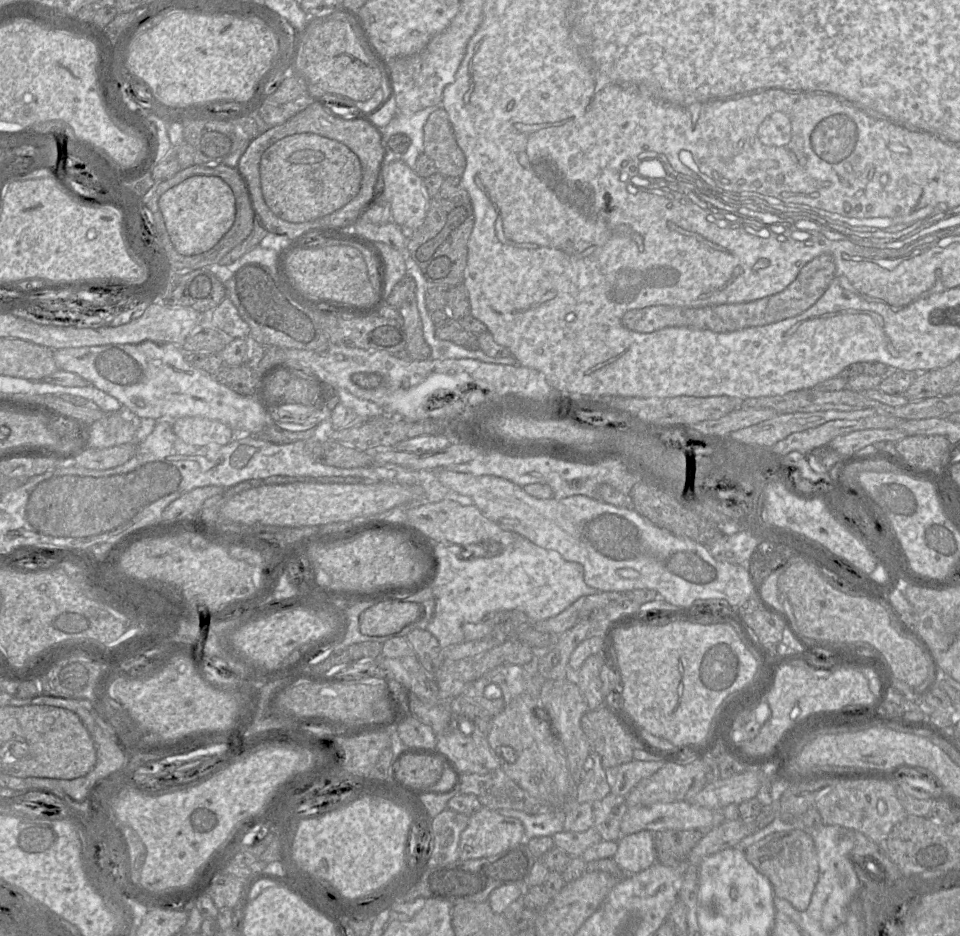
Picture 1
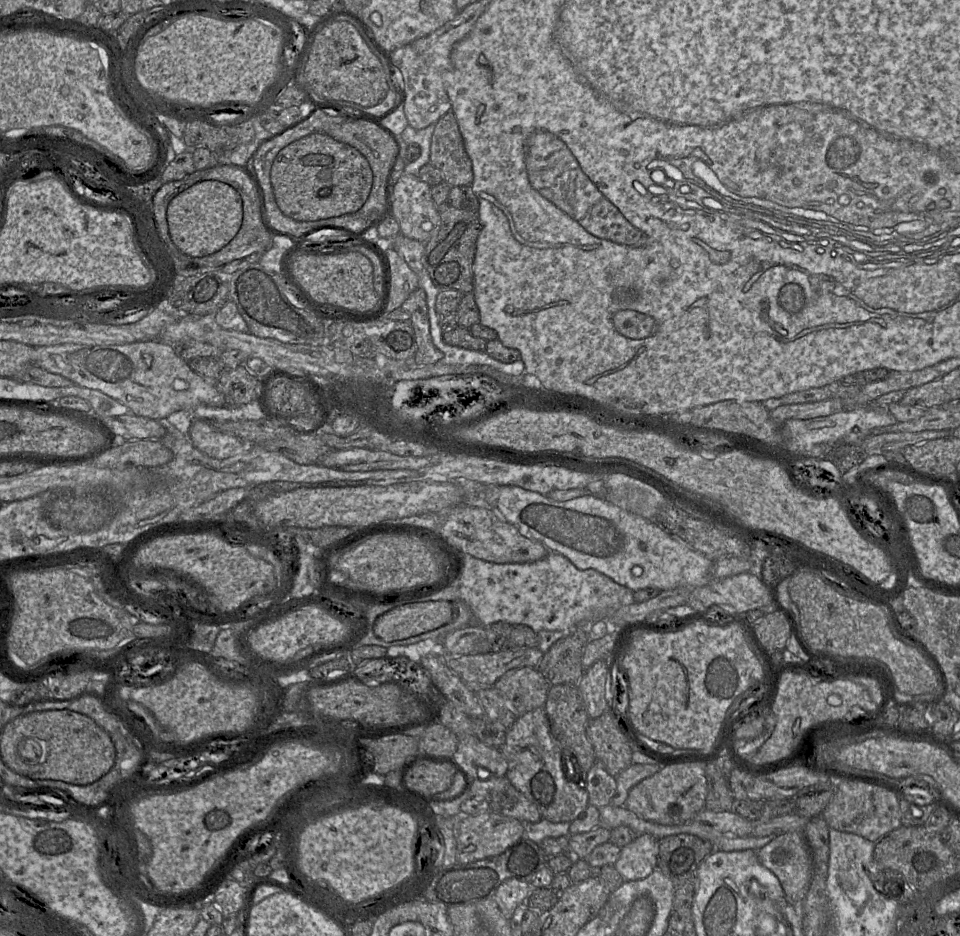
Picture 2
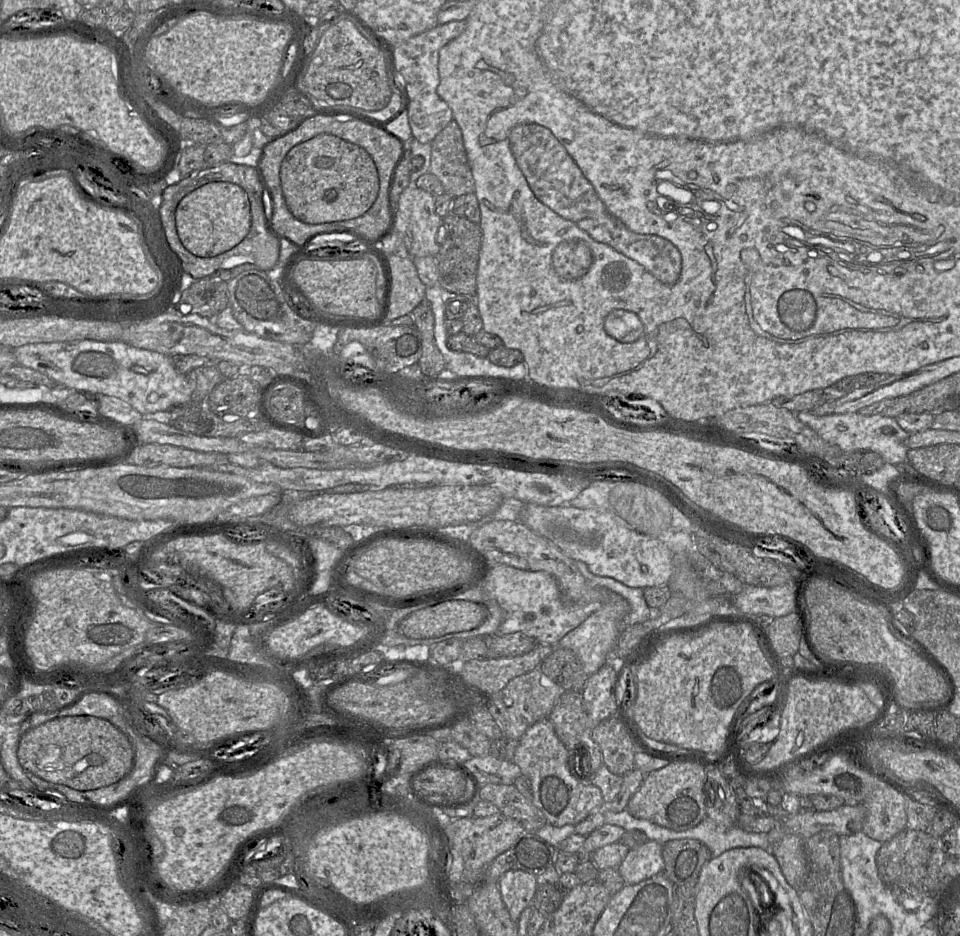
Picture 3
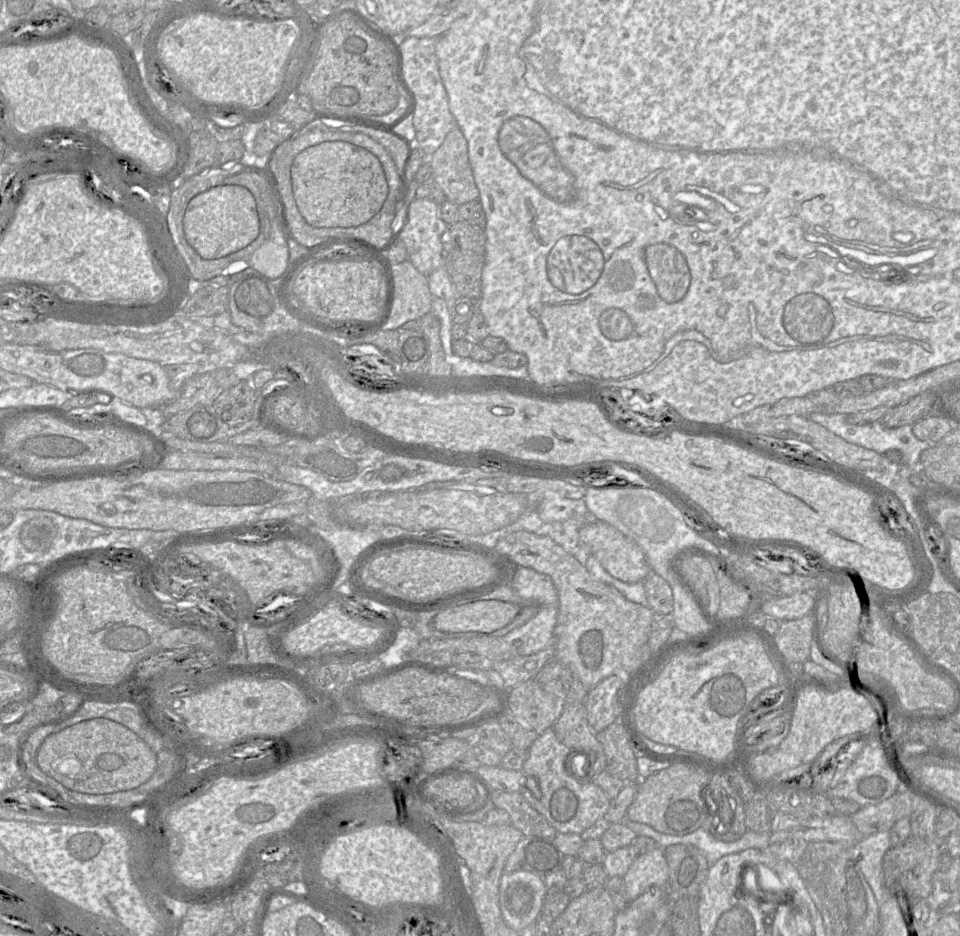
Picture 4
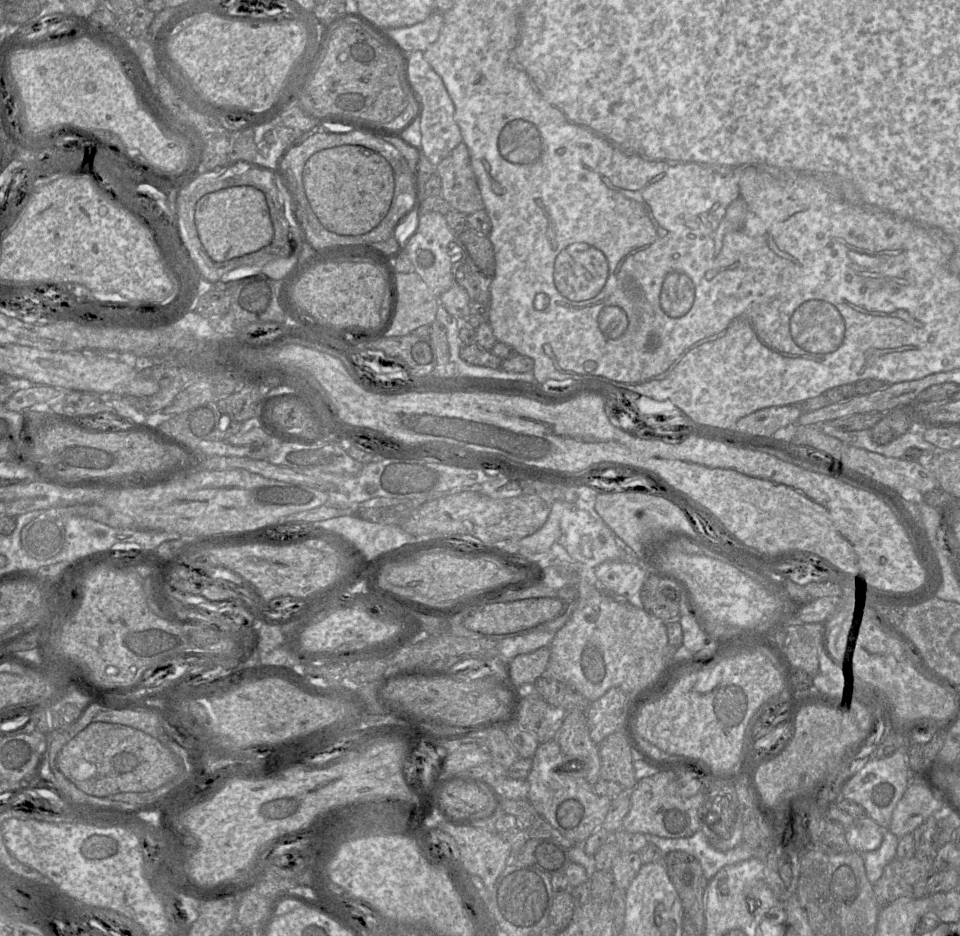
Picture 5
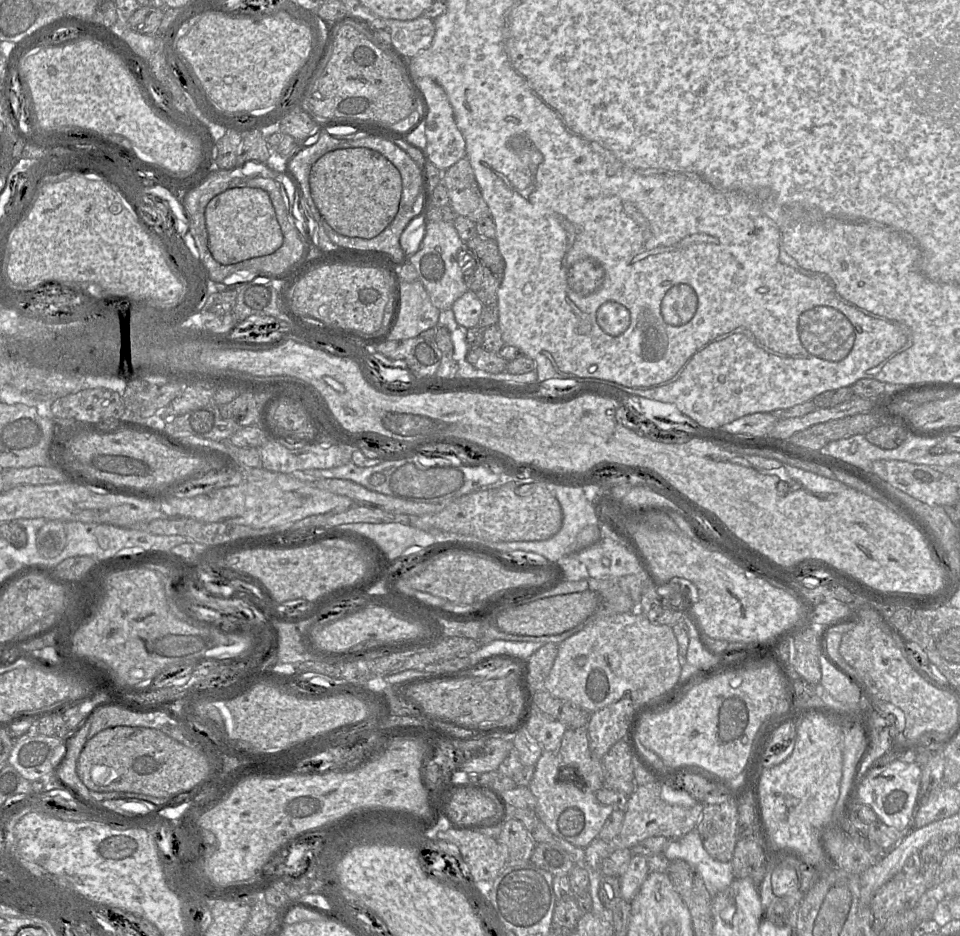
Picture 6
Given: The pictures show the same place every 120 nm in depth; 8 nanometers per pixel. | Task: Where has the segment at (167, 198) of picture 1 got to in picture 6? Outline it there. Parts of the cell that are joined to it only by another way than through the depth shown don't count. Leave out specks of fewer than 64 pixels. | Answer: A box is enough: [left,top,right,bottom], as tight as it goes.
[205,188,284,265]

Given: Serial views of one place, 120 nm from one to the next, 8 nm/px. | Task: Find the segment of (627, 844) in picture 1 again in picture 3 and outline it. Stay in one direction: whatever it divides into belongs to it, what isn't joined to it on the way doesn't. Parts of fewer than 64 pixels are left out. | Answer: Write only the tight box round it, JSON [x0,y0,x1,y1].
[617,839,664,885]

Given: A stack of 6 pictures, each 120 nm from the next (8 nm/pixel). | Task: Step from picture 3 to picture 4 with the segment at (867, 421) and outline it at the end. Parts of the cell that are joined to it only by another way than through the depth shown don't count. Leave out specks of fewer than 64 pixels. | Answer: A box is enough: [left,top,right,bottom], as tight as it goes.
[808,410,931,469]

